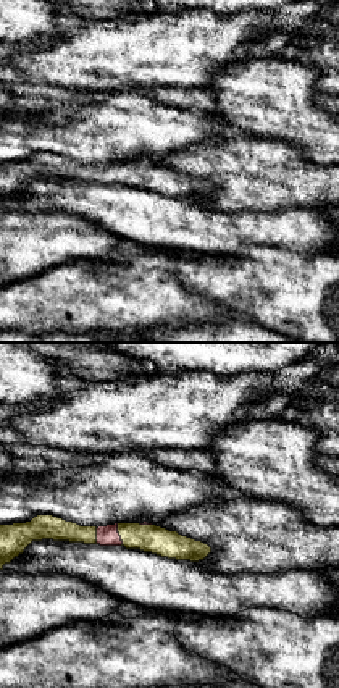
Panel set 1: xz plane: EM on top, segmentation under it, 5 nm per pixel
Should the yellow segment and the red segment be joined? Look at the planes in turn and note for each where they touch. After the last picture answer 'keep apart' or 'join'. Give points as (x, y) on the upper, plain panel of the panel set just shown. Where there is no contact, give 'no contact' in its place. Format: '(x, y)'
(120, 173)

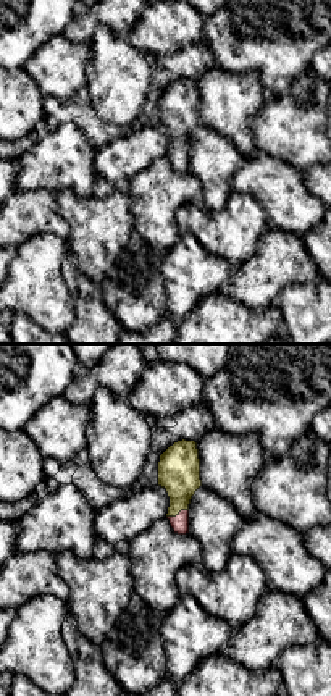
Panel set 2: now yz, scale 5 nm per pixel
(176, 152)

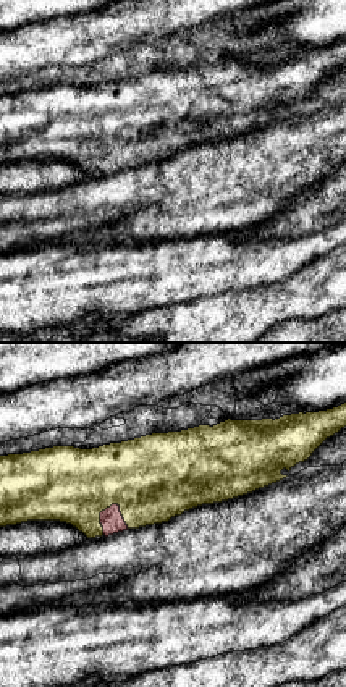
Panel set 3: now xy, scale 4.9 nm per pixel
(120, 146)

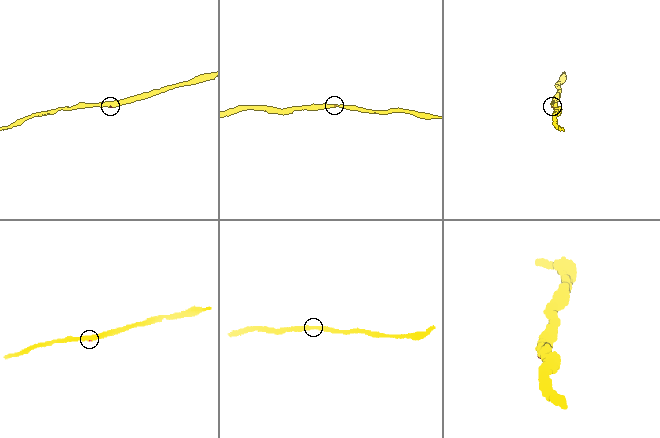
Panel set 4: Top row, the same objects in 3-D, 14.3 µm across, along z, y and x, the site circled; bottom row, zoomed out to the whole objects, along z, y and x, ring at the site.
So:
join

